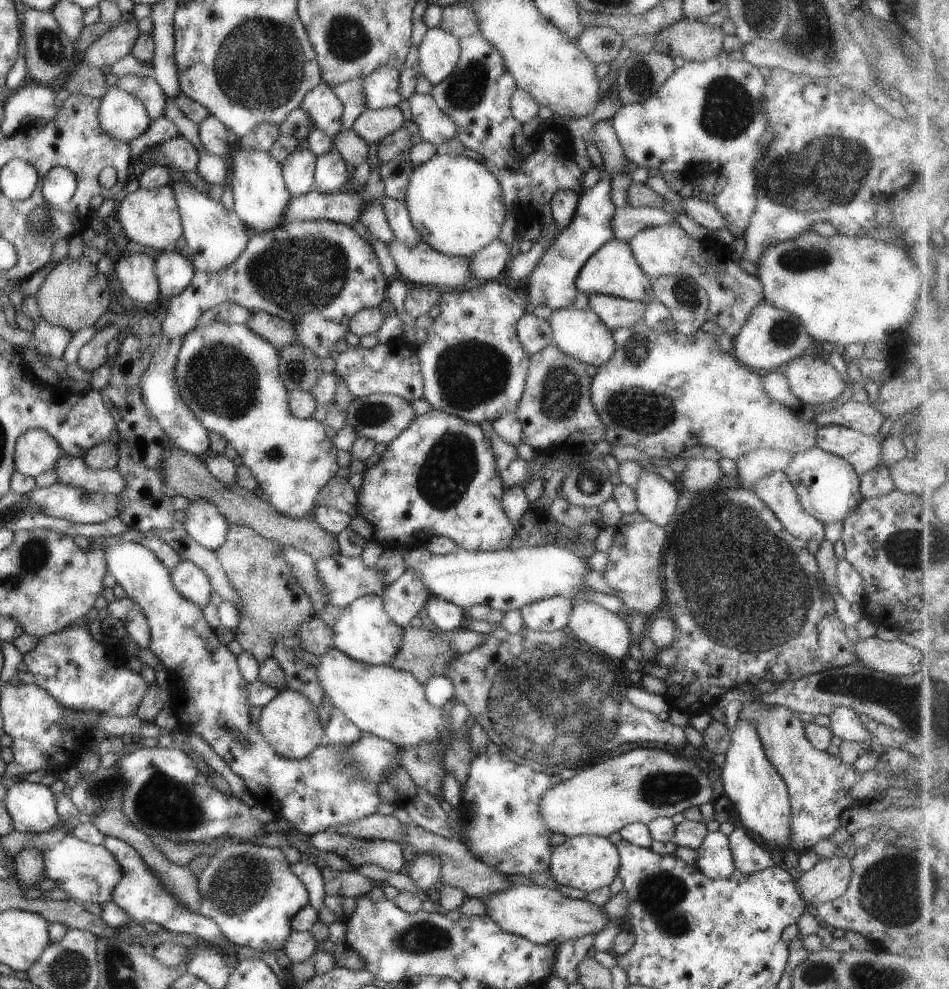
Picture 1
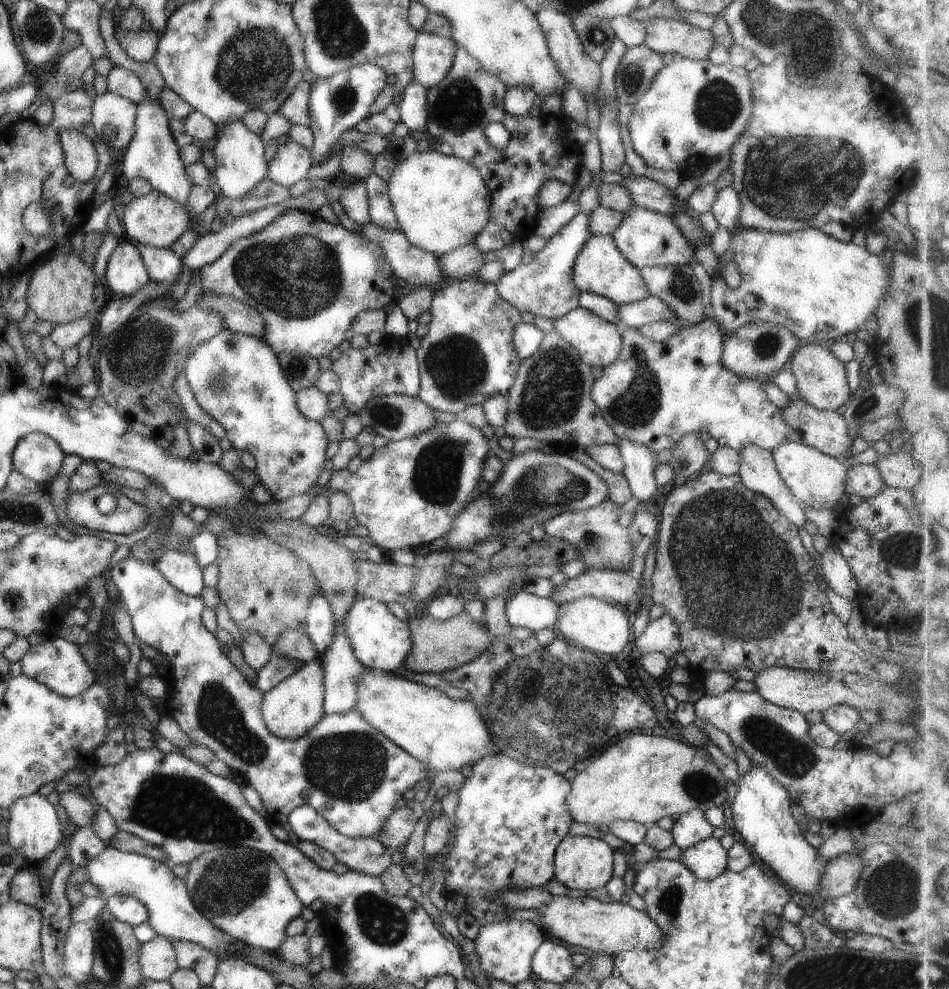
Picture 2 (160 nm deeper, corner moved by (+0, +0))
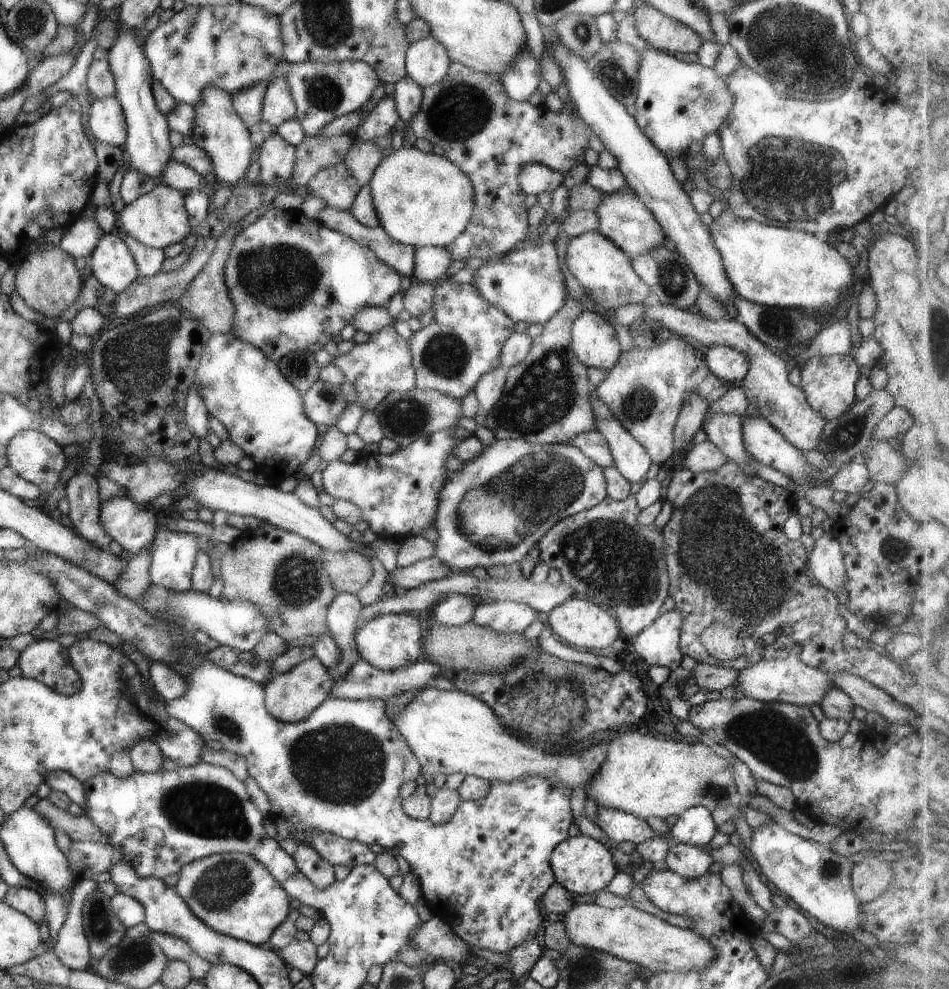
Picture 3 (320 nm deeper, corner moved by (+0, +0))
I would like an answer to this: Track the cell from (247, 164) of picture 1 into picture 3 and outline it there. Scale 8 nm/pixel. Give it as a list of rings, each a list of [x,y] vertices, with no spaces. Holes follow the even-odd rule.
[[[210,85],[202,91],[201,99],[193,106],[195,110],[194,130],[202,130],[204,134],[193,139],[193,144],[204,149],[211,158],[213,173],[221,183],[237,183],[239,180],[245,180],[246,170],[252,162],[252,142],[247,124],[240,118],[240,115],[234,110],[231,96],[221,88]]]

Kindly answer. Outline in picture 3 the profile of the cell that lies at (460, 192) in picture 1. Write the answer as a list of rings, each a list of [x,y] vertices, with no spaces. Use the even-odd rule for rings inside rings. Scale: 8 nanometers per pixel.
[[[397,145],[388,151],[367,184],[370,187],[379,225],[386,234],[402,244],[418,247],[445,247],[464,232],[470,222],[474,206],[474,187],[471,180],[444,155],[424,153],[416,147]]]

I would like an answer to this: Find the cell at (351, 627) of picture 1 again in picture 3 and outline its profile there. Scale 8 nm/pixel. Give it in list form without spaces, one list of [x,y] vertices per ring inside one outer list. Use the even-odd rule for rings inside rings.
[[[388,613],[362,624],[353,638],[360,658],[381,671],[395,671],[424,660],[421,636],[425,626],[420,618],[409,613]]]

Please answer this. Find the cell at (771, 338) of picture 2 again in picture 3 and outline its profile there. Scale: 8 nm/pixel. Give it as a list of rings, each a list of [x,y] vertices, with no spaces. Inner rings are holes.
[[[724,345],[705,349],[703,359],[714,376],[735,385],[744,380],[749,368],[749,360],[742,351]]]

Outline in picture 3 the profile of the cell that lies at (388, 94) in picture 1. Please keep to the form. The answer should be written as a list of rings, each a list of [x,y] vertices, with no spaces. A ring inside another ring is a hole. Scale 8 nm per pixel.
[[[314,61],[289,63],[285,79],[297,108],[295,118],[302,125],[306,136],[314,138],[326,123],[358,111],[382,83],[376,71],[362,61],[330,61],[328,64]]]

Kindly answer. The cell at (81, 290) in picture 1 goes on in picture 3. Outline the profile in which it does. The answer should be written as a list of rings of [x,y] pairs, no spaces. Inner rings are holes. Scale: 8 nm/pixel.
[[[47,244],[33,249],[15,267],[15,290],[32,310],[46,316],[60,316],[77,299],[84,281],[80,282],[80,272],[72,257],[58,244]]]

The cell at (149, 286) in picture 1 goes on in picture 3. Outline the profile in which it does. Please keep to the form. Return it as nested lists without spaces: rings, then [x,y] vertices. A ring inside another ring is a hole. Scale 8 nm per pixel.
[[[111,232],[98,239],[87,264],[91,275],[116,293],[126,290],[139,275],[130,249]]]

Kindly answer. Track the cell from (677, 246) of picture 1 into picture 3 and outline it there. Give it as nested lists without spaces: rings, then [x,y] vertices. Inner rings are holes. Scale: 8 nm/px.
[[[622,187],[616,192],[603,194],[602,200],[595,208],[595,215],[599,218],[597,231],[617,244],[618,248],[631,258],[648,252],[658,245],[664,245],[666,236],[660,223],[630,187]]]

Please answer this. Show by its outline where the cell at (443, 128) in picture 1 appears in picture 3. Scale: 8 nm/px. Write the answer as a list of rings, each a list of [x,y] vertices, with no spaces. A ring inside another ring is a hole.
[[[410,77],[400,79],[394,86],[394,99],[402,126],[407,125],[419,111],[423,97],[423,88]]]

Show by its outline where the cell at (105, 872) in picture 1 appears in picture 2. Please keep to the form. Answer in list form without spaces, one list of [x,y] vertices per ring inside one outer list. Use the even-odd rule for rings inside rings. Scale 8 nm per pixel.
[[[106,847],[96,858],[85,864],[90,882],[104,891],[106,898],[114,896],[134,897],[146,905],[148,924],[158,935],[172,941],[185,940],[198,944],[210,951],[219,960],[225,955],[238,953],[246,946],[244,942],[214,926],[195,906],[190,898],[185,882],[177,878],[171,868],[162,861],[157,861],[136,853]]]

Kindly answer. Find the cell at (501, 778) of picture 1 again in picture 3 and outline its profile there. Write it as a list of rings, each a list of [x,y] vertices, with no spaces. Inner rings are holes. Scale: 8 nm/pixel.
[[[150,613],[155,619],[158,619],[165,626],[175,630],[175,638],[180,639],[182,649],[185,650],[185,658],[182,663],[192,664],[196,666],[192,674],[186,676],[187,678],[187,691],[183,697],[167,701],[165,704],[166,712],[169,712],[171,717],[181,720],[186,726],[193,728],[205,742],[208,740],[218,740],[222,742],[223,749],[234,752],[234,754],[242,755],[244,762],[247,764],[247,770],[250,776],[256,780],[258,786],[266,793],[271,804],[270,814],[277,818],[277,835],[274,838],[280,843],[282,847],[292,858],[296,861],[296,866],[302,871],[308,880],[317,888],[325,889],[335,881],[335,866],[332,866],[327,860],[324,860],[316,850],[310,845],[304,843],[304,834],[311,831],[320,831],[336,835],[349,841],[364,843],[367,845],[379,844],[382,848],[389,850],[396,850],[396,855],[400,854],[402,858],[408,862],[411,872],[414,876],[418,877],[420,881],[420,888],[422,891],[422,900],[429,906],[432,914],[439,917],[444,922],[447,922],[455,935],[458,935],[467,945],[474,948],[488,948],[492,952],[506,952],[508,953],[514,947],[525,943],[532,938],[540,938],[541,929],[546,923],[545,914],[541,910],[542,895],[554,884],[555,876],[553,875],[549,858],[557,844],[566,840],[568,829],[573,822],[572,811],[570,810],[570,790],[564,787],[563,784],[555,783],[553,779],[543,779],[542,777],[529,777],[522,779],[517,783],[507,783],[506,781],[490,781],[490,788],[484,798],[475,801],[462,801],[458,810],[453,814],[452,818],[445,823],[433,823],[430,820],[421,821],[409,817],[403,809],[402,799],[400,798],[399,788],[402,783],[408,780],[420,781],[421,775],[419,773],[421,764],[418,762],[416,755],[410,750],[406,739],[398,732],[398,729],[388,720],[385,715],[385,701],[380,699],[368,700],[352,700],[352,699],[326,699],[318,708],[315,708],[310,716],[307,716],[301,721],[281,721],[275,716],[272,716],[268,709],[265,707],[265,692],[263,683],[253,682],[247,677],[234,675],[231,672],[220,668],[214,662],[208,661],[204,658],[209,652],[204,651],[204,639],[193,633],[189,629],[182,629],[180,625],[175,622],[173,617],[165,613]]]

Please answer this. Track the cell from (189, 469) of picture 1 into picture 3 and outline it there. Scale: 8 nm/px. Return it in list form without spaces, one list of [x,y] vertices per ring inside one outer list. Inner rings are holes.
[[[320,550],[322,564],[338,593],[356,593],[374,574],[370,559],[358,553]]]

